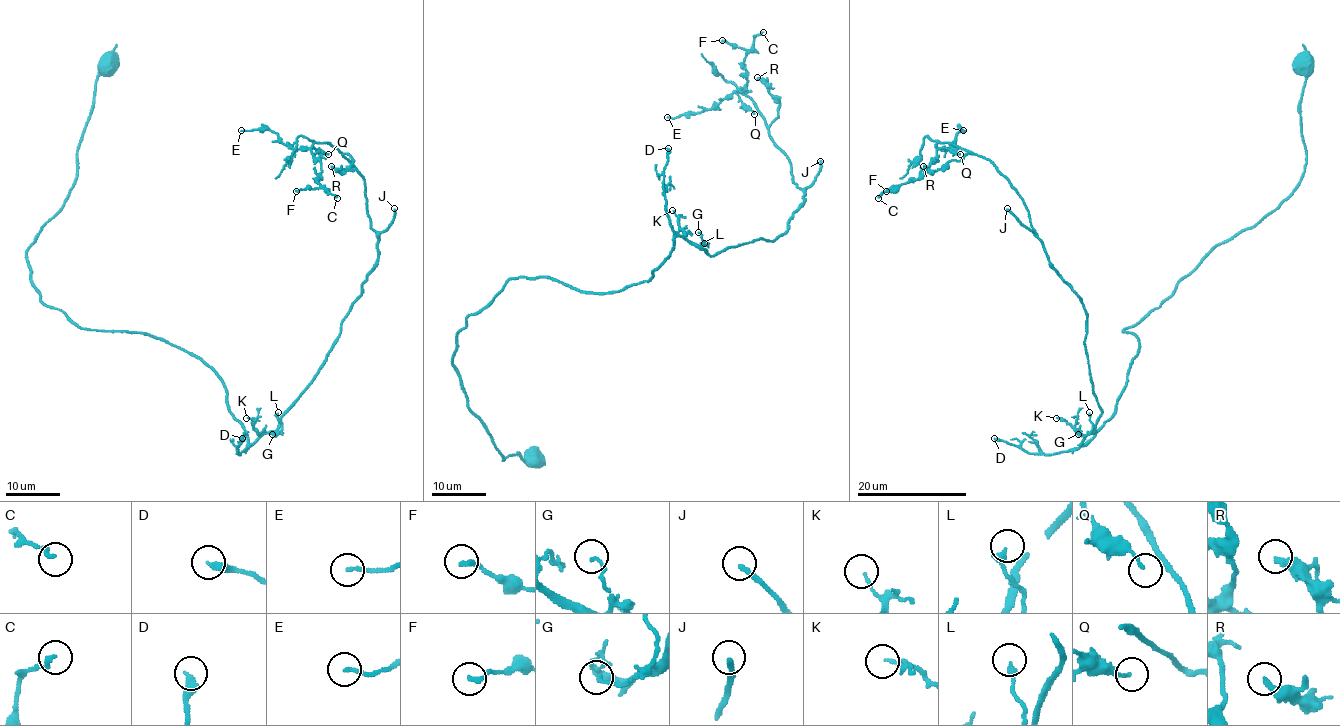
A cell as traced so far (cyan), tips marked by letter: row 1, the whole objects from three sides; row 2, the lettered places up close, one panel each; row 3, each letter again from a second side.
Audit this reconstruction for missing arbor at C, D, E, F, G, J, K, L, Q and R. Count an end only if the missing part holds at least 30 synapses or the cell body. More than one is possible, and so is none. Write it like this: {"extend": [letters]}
{"extend": ["J"]}

